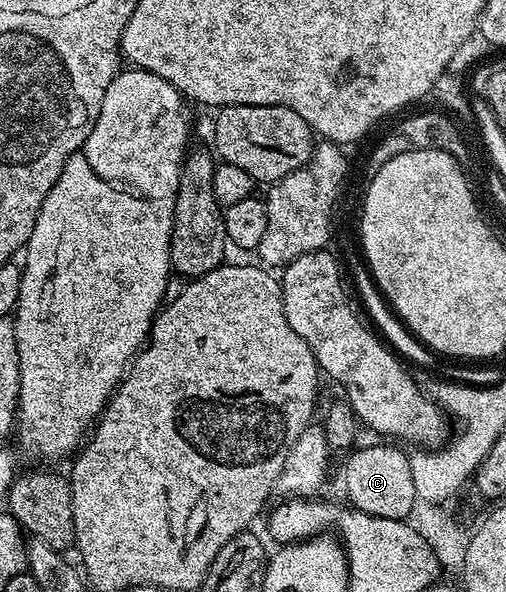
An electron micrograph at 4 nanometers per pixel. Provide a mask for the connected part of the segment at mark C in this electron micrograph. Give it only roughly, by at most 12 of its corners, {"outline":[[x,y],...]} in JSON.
{"outline":[[390,442],[345,457],[347,501],[405,520],[418,498],[409,455]]}

